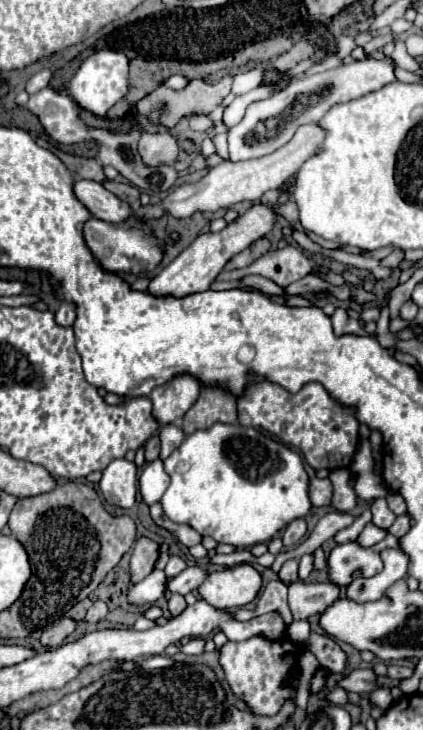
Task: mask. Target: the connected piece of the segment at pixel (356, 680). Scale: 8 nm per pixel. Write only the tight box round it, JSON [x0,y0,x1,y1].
[337,668,377,694]

